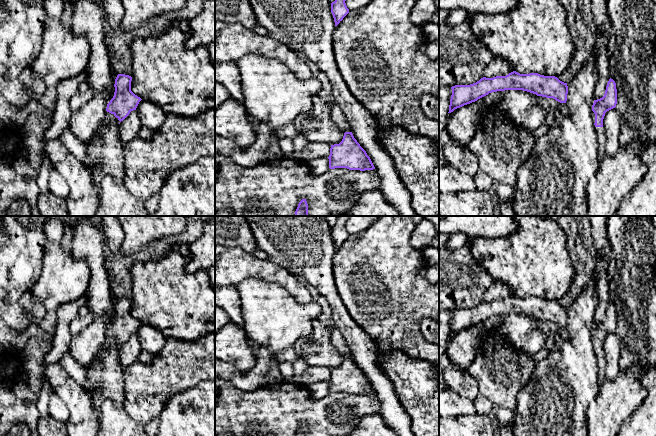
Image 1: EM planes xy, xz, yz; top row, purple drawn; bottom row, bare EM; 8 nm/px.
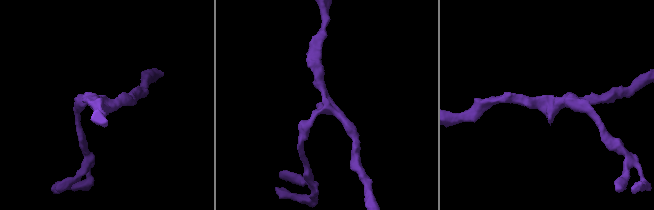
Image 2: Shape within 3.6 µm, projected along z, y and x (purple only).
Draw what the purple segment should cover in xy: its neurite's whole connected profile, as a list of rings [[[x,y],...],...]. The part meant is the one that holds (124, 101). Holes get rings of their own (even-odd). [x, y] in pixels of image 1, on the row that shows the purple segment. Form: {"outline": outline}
{"outline": [[[118,74],[115,79],[115,92],[113,98],[107,104],[106,117],[99,125],[99,132],[105,128],[106,124],[114,120],[119,126],[131,111],[136,110],[142,100],[131,91],[132,77],[125,74]]]}

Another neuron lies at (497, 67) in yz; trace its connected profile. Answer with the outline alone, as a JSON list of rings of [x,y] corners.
[[[495,57],[487,66],[483,74],[486,78],[493,78],[496,76],[506,76],[513,71],[514,69],[507,61]]]

